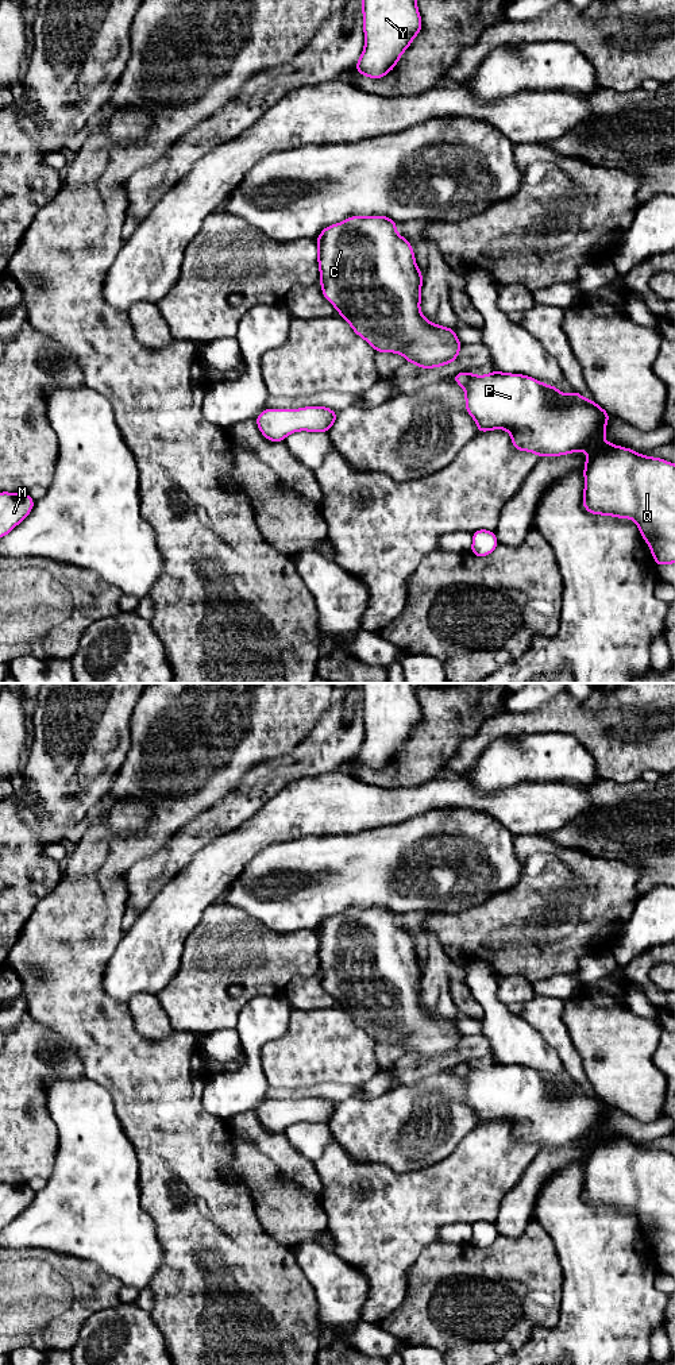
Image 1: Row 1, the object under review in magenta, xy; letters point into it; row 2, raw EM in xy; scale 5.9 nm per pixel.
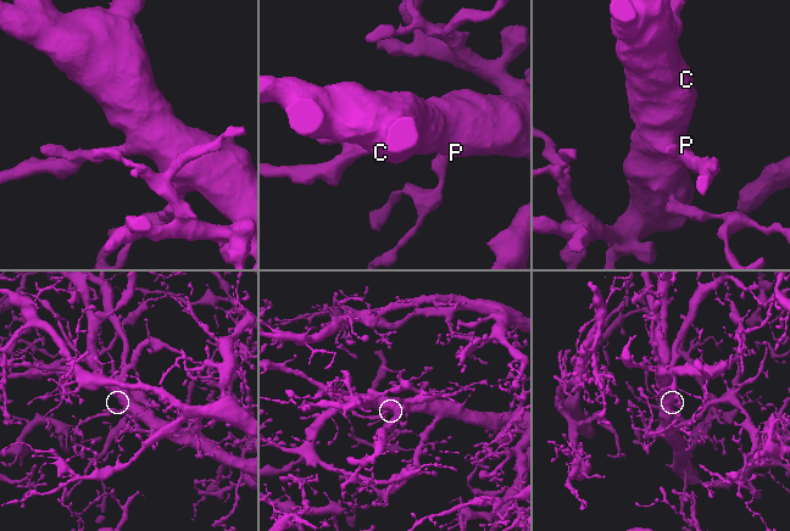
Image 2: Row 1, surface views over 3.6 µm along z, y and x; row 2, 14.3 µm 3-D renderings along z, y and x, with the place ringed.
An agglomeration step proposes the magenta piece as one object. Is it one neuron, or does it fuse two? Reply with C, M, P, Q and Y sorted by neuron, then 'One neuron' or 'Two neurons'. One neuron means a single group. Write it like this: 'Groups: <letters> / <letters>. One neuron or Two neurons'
Groups: C M P Q Y. One neuron

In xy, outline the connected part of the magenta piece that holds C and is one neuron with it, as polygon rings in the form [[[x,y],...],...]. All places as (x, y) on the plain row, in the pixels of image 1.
[[[350,907],[344,913],[325,918],[316,930],[320,960],[319,973],[323,987],[377,1044],[402,1045],[405,1053],[420,1060],[435,1060],[458,1050],[463,1036],[455,1026],[456,1019],[446,1019],[428,1013],[420,1003],[424,967],[416,956],[413,937],[396,924],[398,914],[387,907]]]

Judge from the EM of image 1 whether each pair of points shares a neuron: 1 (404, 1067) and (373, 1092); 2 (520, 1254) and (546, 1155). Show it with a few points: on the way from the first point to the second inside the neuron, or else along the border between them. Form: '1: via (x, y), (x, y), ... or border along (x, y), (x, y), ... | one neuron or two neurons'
1: border along (405, 1053), (394, 1064), (393, 1086) | two neurons
2: border along (531, 1218), (521, 1234), (498, 1234) | two neurons

